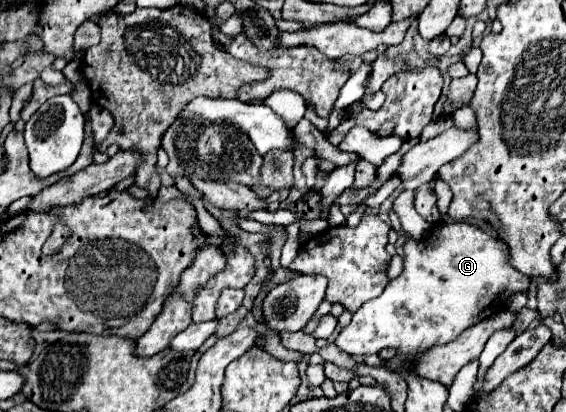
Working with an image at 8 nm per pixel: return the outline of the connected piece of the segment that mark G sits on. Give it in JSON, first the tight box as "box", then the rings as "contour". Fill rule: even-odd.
{"box":[334,223,526,355],"contour":[[[438,223],[424,241],[404,243],[404,271],[398,279],[392,279],[384,293],[364,303],[350,325],[344,327],[334,345],[348,355],[370,355],[380,349],[394,347],[398,355],[416,355],[432,345],[444,345],[454,341],[464,329],[484,321],[496,313],[518,291],[526,289],[526,275],[518,273],[508,261],[508,247],[500,241],[468,223]]]}

